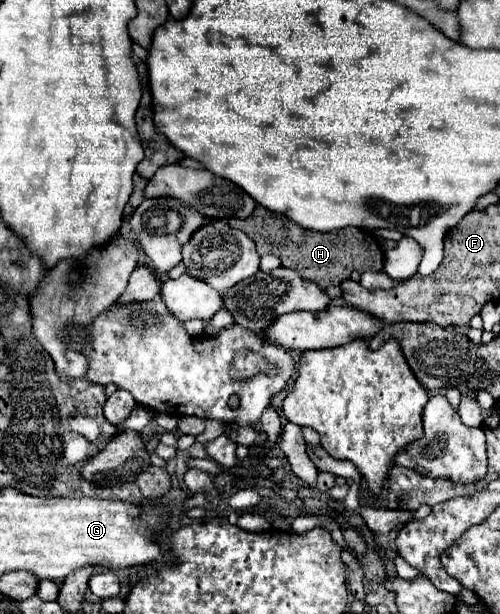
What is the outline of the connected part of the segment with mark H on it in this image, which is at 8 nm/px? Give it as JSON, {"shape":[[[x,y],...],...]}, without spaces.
{"shape":[[[257,205],[255,213],[251,213],[247,219],[231,219],[229,225],[247,233],[255,241],[259,255],[269,255],[269,253],[277,255],[283,267],[299,271],[309,281],[321,285],[321,289],[339,285],[353,271],[365,273],[369,269],[373,271],[383,269],[383,251],[377,239],[371,233],[357,227],[345,227],[345,229],[329,231],[329,233],[305,231],[303,227],[289,221],[285,215],[277,215],[261,205]]]}

